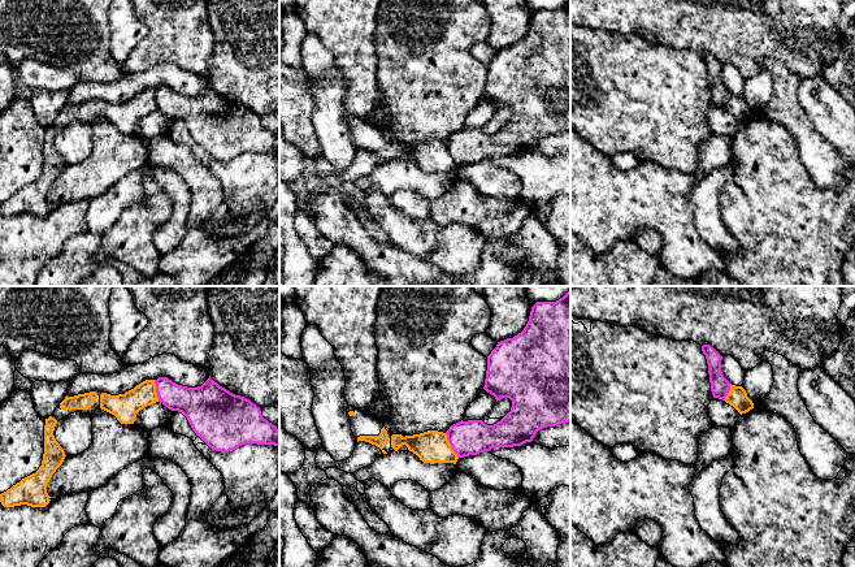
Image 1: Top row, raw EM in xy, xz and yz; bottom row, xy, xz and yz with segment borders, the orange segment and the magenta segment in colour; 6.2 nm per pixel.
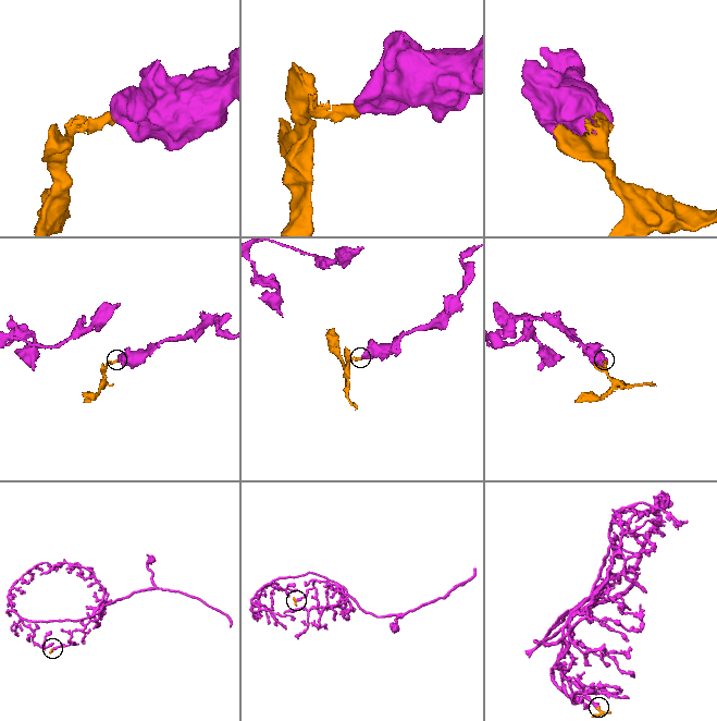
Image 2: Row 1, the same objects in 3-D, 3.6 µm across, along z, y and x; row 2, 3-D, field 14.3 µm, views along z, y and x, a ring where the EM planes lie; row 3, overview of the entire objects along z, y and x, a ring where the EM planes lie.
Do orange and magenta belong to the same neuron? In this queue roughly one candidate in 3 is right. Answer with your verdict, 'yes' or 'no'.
no

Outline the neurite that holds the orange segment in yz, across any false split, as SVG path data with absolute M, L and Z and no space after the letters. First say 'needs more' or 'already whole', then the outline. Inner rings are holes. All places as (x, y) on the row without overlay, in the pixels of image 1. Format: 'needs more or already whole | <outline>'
already whole | M732 92L725 111L733 114L741 124L754 117L754 112L747 105L746 99L742 95L735 95Z

